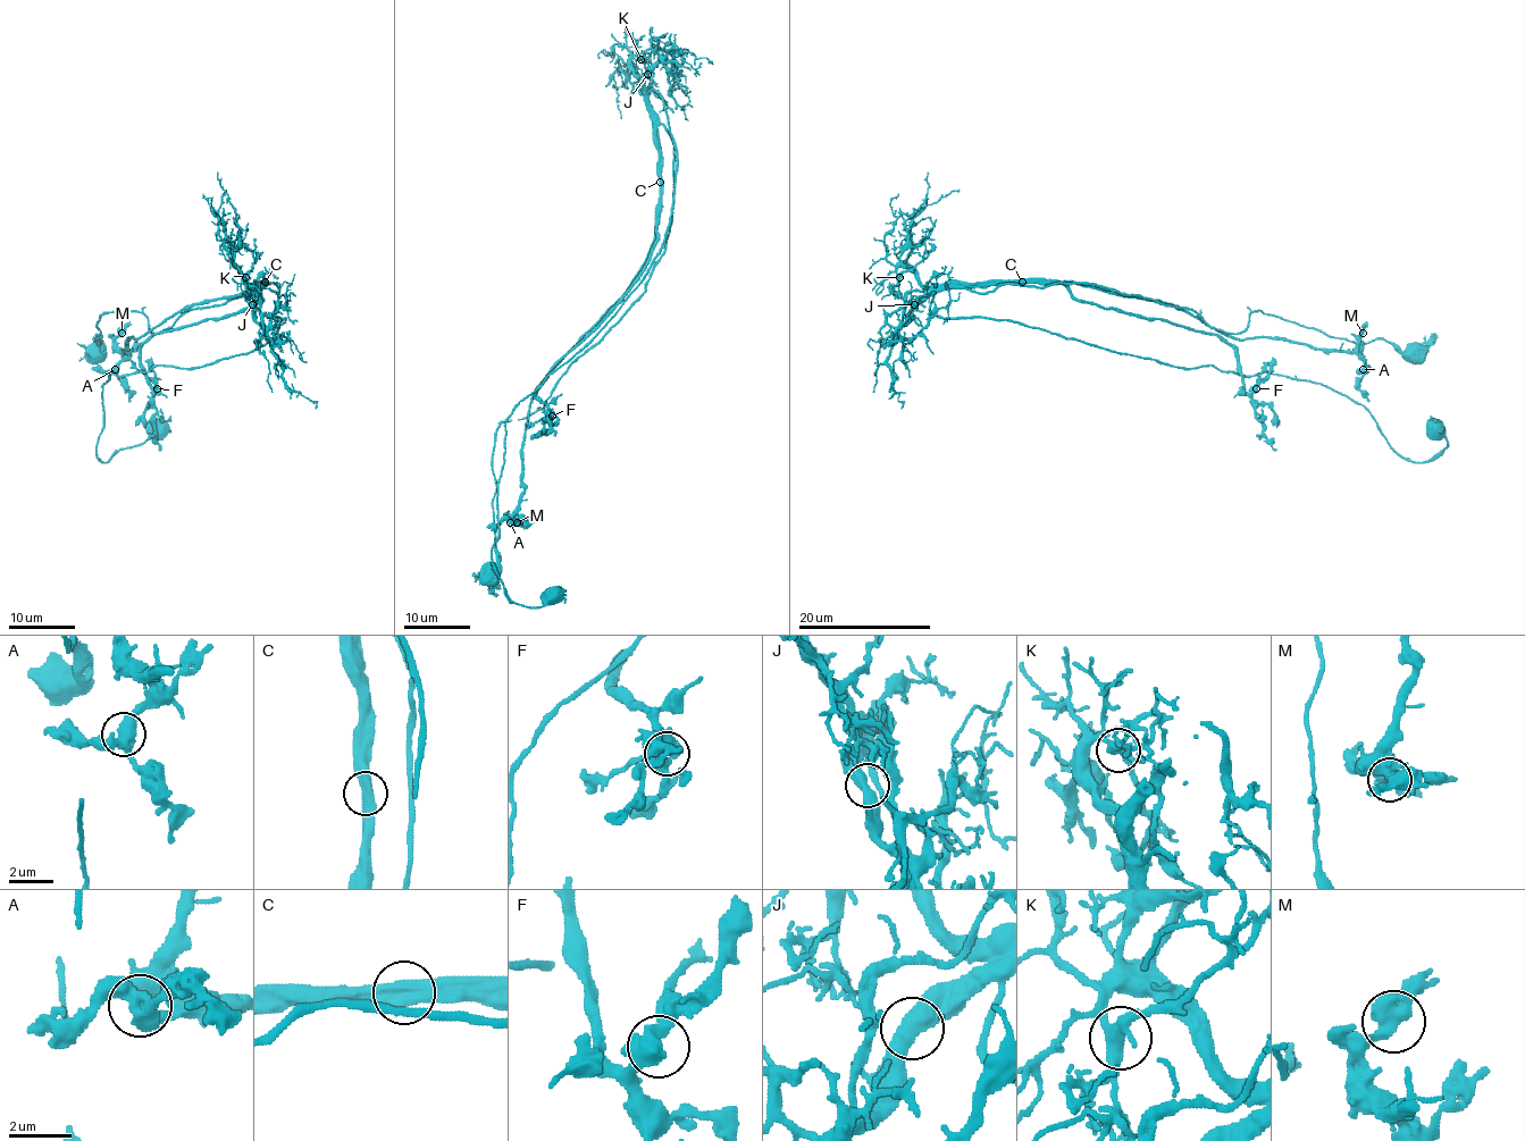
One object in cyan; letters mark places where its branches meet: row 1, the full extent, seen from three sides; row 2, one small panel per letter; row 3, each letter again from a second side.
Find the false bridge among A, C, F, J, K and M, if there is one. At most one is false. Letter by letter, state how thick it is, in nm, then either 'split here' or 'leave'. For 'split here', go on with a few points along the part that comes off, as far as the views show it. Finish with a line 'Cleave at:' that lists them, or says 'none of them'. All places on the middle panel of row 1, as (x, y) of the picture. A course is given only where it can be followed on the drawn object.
A: calibre 440 nm; leave
C: calibre 550 nm; split here; course (661, 182), (654, 89), (677, 153), (662, 250), (505, 422), (497, 577), (536, 607), (564, 589)
F: calibre 550 nm; leave
J: calibre 500 nm; leave
K: calibre 360 nm; leave
M: calibre 550 nm; leave
Cleave at: C

